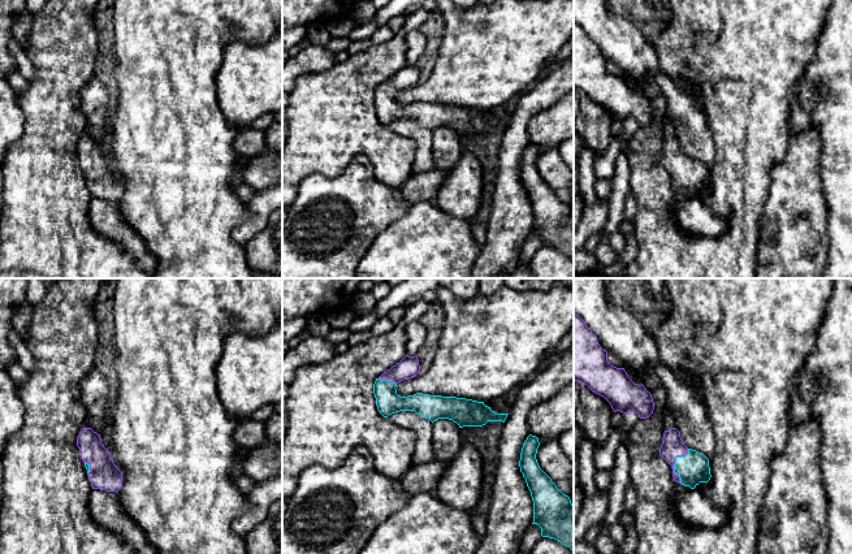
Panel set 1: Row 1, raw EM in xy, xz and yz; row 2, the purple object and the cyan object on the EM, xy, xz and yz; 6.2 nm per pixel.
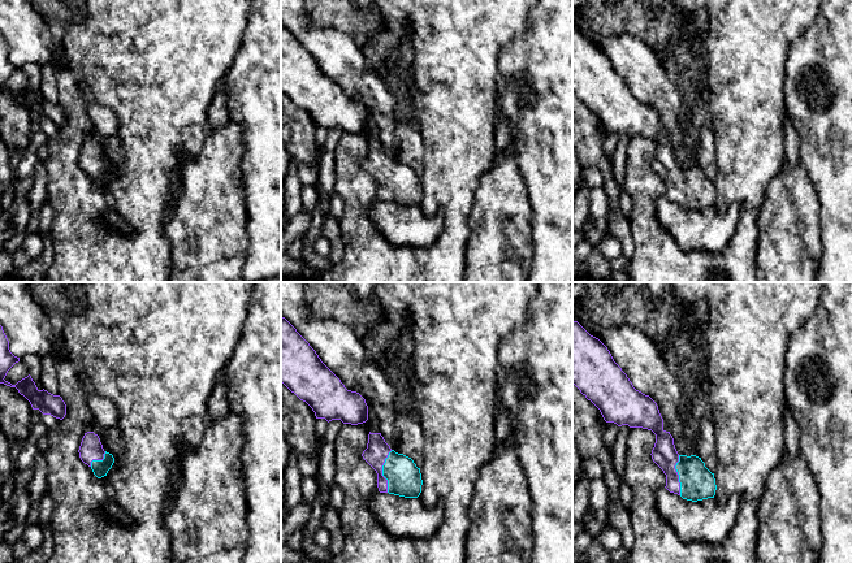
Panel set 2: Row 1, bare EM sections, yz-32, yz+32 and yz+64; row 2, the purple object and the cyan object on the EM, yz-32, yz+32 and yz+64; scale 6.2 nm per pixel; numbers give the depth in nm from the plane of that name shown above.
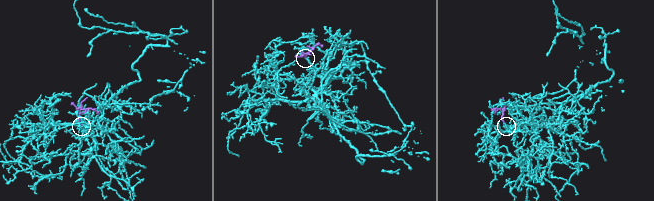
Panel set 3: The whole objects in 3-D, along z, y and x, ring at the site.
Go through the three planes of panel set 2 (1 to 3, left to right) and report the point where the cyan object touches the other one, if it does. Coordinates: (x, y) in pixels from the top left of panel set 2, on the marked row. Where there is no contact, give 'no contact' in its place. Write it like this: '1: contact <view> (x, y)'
1: contact yz-32 (98, 459)
2: contact yz+32 (381, 471)
3: contact yz+64 (678, 475)

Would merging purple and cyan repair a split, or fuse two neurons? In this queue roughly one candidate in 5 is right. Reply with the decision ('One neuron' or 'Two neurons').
One neuron

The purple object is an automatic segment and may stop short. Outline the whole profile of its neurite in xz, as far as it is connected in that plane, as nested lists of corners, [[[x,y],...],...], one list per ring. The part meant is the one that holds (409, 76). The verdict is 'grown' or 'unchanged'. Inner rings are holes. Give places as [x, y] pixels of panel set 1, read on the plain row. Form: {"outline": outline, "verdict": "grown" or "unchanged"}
{"outline": [[[406,64],[399,72],[384,81],[373,92],[373,103],[379,121],[388,126],[399,120],[415,120],[431,129],[449,127],[463,135],[483,135],[488,130],[505,131],[509,122],[497,122],[477,111],[466,107],[442,105],[416,101],[401,105],[397,103],[397,92],[420,82],[418,65]]], "verdict": "grown"}

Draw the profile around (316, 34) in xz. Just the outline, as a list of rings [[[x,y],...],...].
[[[313,22],[306,26],[306,39],[310,46],[326,47],[332,36],[326,31],[324,22]]]

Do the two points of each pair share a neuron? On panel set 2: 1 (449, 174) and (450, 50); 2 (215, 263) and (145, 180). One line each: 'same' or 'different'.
1: same
2: different

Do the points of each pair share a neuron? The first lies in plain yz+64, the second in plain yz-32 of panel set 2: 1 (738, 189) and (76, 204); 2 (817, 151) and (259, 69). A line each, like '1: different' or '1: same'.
1: same
2: same

